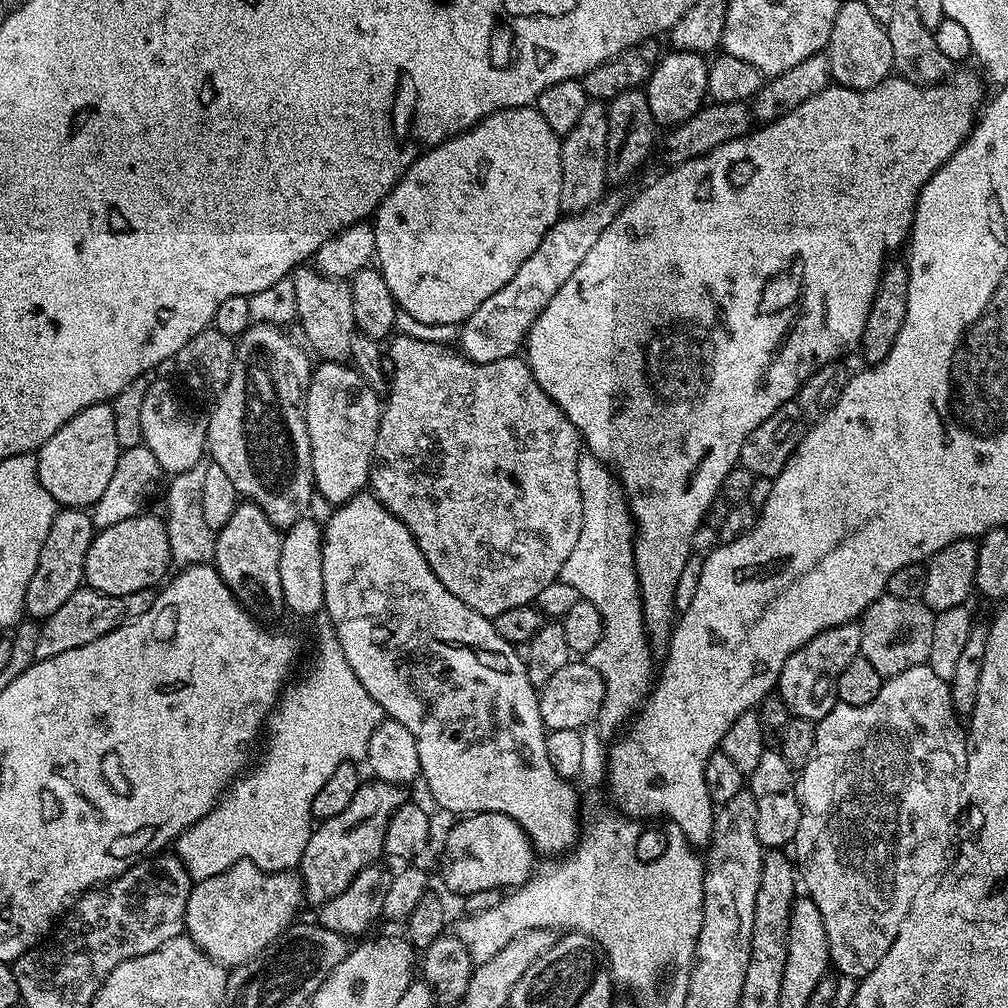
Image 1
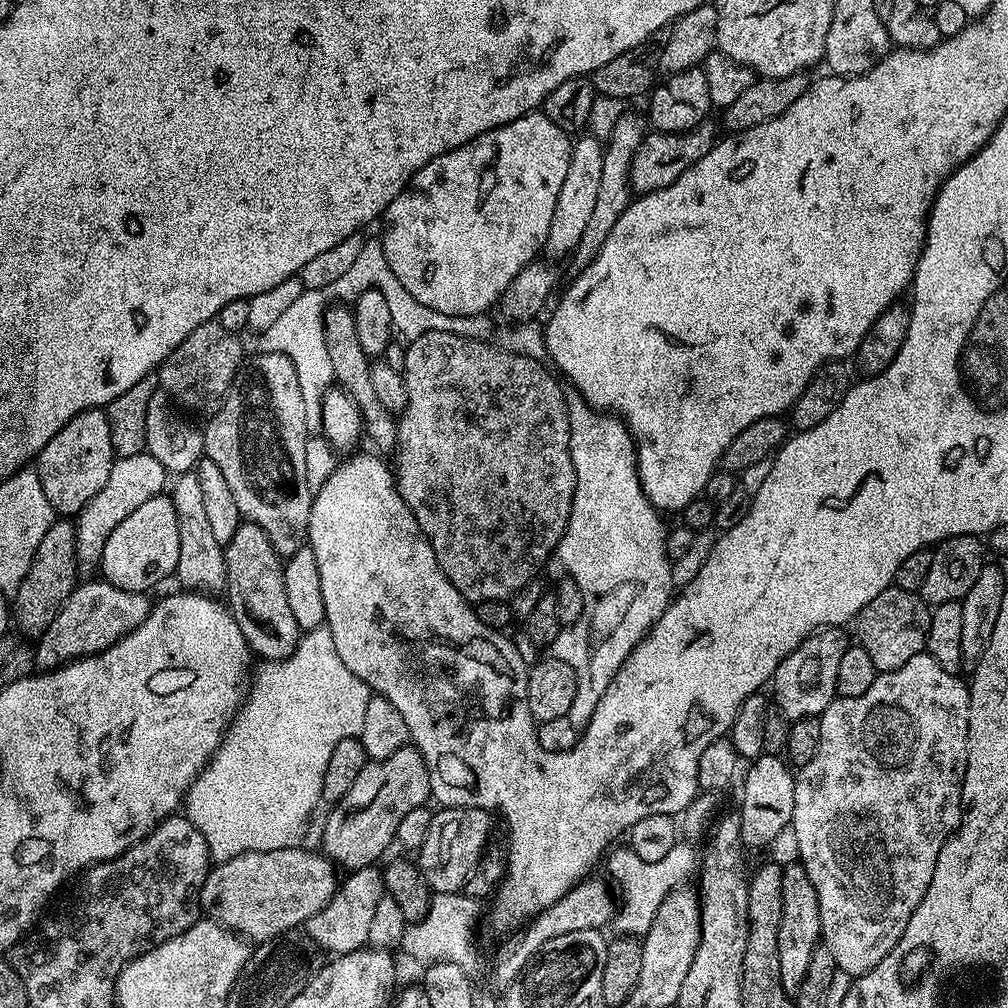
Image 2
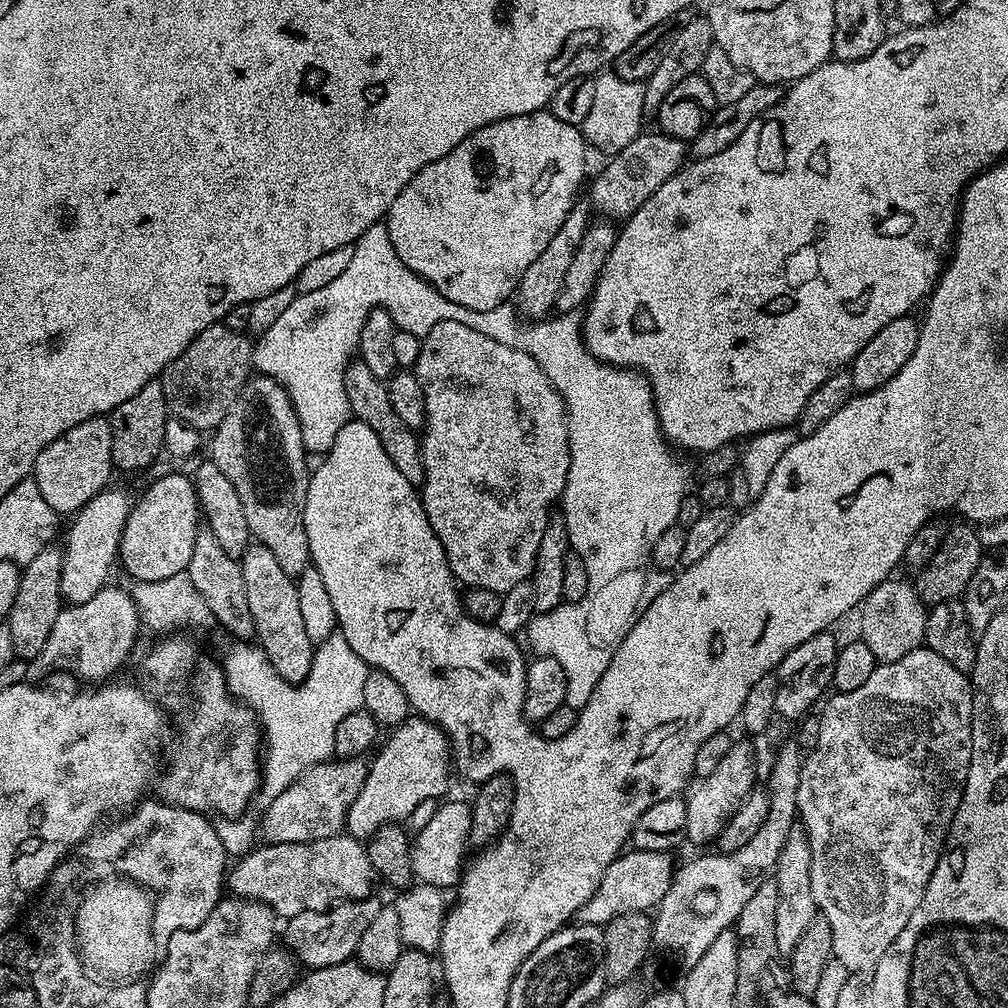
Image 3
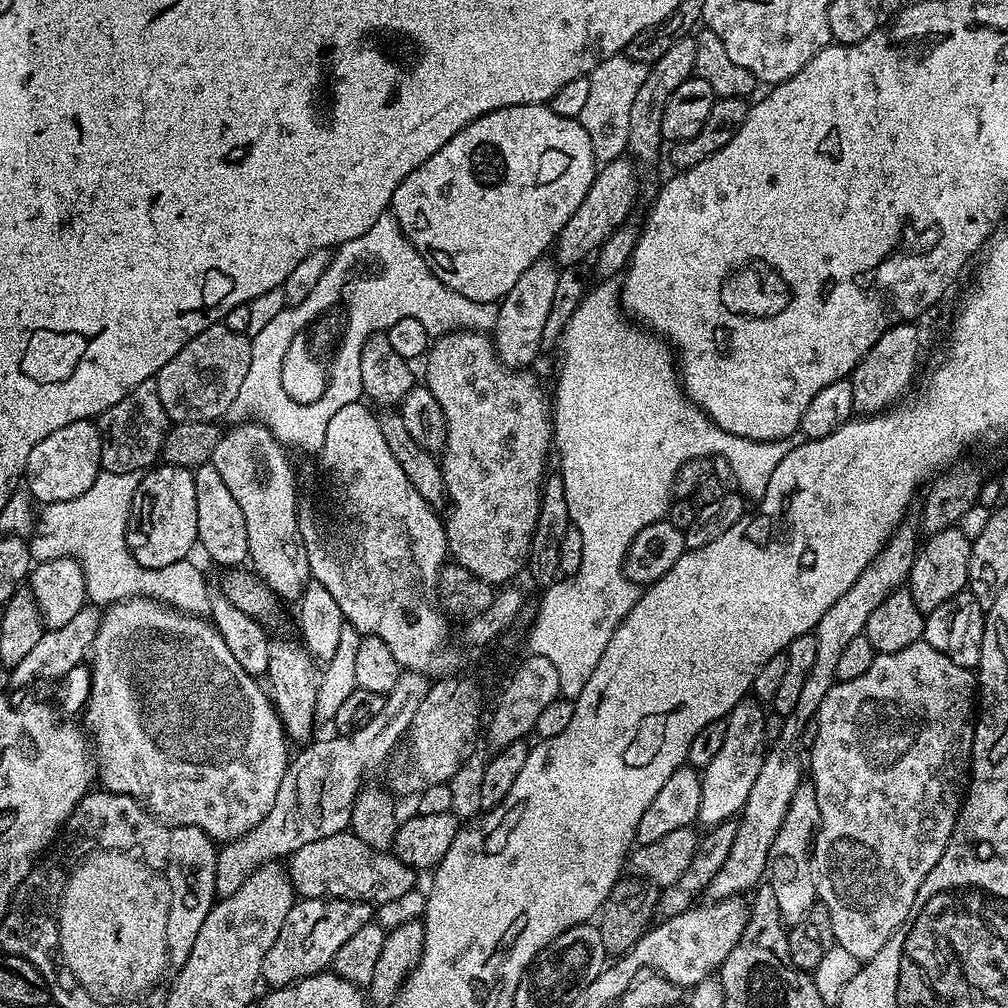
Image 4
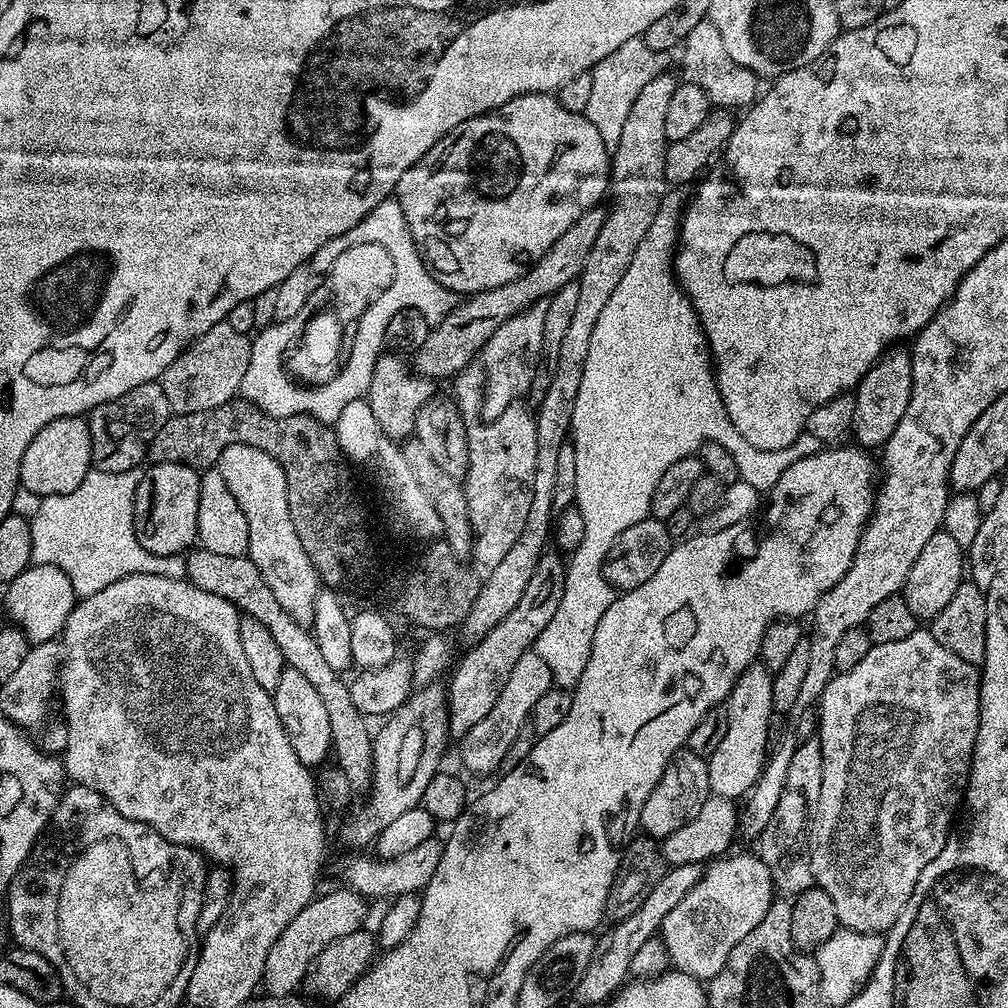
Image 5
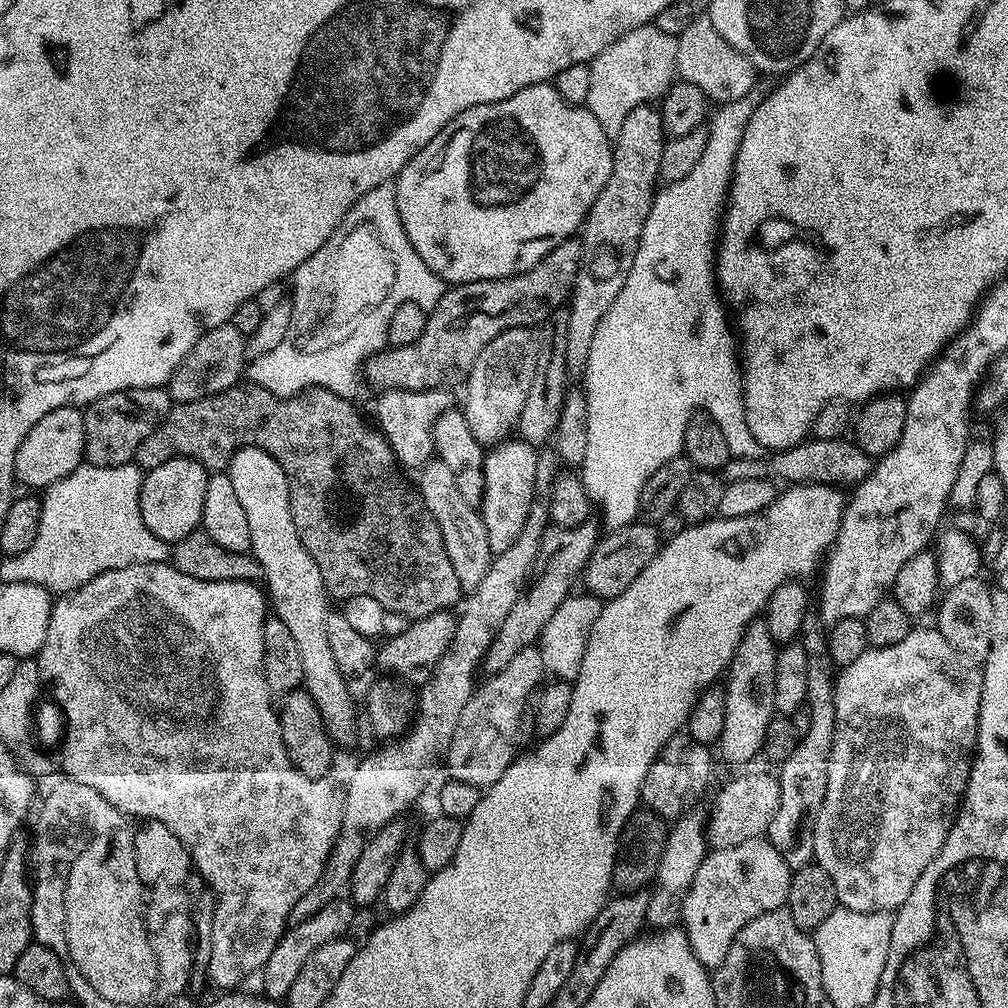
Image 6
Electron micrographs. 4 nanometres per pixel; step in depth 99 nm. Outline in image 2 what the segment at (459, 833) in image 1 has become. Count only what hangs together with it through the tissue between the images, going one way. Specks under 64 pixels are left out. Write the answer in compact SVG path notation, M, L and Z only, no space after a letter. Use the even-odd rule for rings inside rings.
M444 806L432 812L430 830L424 832L426 842L418 845L418 865L433 893L461 891L489 847L493 813L484 806L470 807Z

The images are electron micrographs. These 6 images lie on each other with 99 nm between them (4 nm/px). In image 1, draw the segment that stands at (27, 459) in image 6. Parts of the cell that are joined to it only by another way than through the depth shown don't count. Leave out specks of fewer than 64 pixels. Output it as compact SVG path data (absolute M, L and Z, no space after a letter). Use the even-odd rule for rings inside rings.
M111 403L95 404L70 418L35 453L38 462L38 478L46 486L49 494L56 499L57 505L65 508L87 509L106 490L114 475L114 466L122 449L118 434L114 434L114 410Z

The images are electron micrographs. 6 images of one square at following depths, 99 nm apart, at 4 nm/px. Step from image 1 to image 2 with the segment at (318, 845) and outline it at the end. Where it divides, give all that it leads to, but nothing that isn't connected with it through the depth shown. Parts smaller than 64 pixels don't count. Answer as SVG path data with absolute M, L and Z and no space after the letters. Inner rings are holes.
M415 746L398 749L389 760L369 760L362 766L358 778L354 778L354 786L350 786L350 790L346 790L343 798L331 805L332 813L324 820L324 845L322 845L324 855L337 866L345 864L345 869L348 870L373 867L377 863L376 859L388 847L393 847L398 822L402 822L402 818L406 818L410 810L425 807L431 796L428 764Z

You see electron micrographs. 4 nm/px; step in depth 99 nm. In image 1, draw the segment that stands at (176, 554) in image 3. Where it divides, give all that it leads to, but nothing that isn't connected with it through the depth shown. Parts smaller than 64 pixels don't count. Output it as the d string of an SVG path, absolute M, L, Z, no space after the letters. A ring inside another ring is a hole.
M148 515L114 522L114 526L101 528L93 535L90 550L86 550L84 567L84 584L87 587L111 596L129 596L138 590L155 589L169 575L172 555L168 531L159 515Z

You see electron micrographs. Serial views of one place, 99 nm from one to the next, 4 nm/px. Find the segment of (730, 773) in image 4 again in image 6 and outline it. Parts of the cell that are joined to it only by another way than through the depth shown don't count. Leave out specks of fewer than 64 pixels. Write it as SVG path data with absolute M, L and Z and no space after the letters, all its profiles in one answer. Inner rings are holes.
M749 624L746 638L738 642L738 650L732 656L726 673L726 722L718 741L718 756L728 764L748 764L761 755L762 738L766 738L766 726L777 715L774 706L774 666L778 646L770 646L767 626Z

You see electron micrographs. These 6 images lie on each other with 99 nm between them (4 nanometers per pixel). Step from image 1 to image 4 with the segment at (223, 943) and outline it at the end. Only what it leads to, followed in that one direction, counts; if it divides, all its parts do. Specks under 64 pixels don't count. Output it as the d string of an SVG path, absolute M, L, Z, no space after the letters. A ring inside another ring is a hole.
M351 830L331 834L320 841L302 846L290 856L286 871L297 897L310 900L359 900L373 906L394 902L417 887L417 869L402 862L391 851L376 851Z

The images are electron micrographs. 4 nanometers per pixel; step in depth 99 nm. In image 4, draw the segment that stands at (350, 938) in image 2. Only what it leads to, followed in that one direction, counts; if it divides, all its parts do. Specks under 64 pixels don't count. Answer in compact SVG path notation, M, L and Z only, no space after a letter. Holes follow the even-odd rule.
M307 898L297 899L292 905L290 914L286 914L286 922L282 922L282 930L278 930L278 938L274 938L274 946L266 950L266 958L262 958L262 970L260 971L263 983L269 989L285 988L288 984L298 982L307 976L316 976L325 971L331 965L334 954L342 950L342 945L351 936L358 934L362 926L373 919L374 908L371 904L365 904L359 900L310 900Z

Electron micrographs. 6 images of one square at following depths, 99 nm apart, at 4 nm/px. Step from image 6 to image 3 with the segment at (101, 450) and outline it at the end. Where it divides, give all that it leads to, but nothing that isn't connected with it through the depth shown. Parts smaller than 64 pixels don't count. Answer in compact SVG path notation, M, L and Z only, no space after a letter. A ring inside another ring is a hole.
M159 379L150 381L134 398L122 402L110 414L112 425L112 463L124 472L140 472L148 468L164 452L164 431L170 419L170 405L164 397Z

